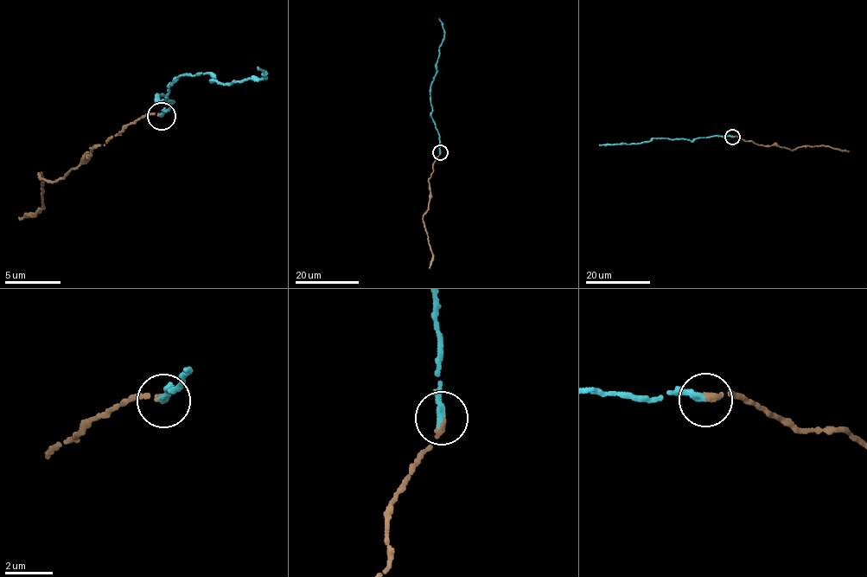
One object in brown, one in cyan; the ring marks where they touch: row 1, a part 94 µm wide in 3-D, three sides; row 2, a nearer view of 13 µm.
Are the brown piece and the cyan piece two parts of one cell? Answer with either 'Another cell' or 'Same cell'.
Same cell

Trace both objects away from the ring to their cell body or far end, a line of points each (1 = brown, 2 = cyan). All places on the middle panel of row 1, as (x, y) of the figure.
1: (440, 151), (428, 180), (430, 198), (428, 209), (423, 215), (432, 253), (430, 267)
2: (440, 151), (439, 135), (431, 117), (430, 90), (435, 74), (438, 47), (444, 34), (439, 19)

